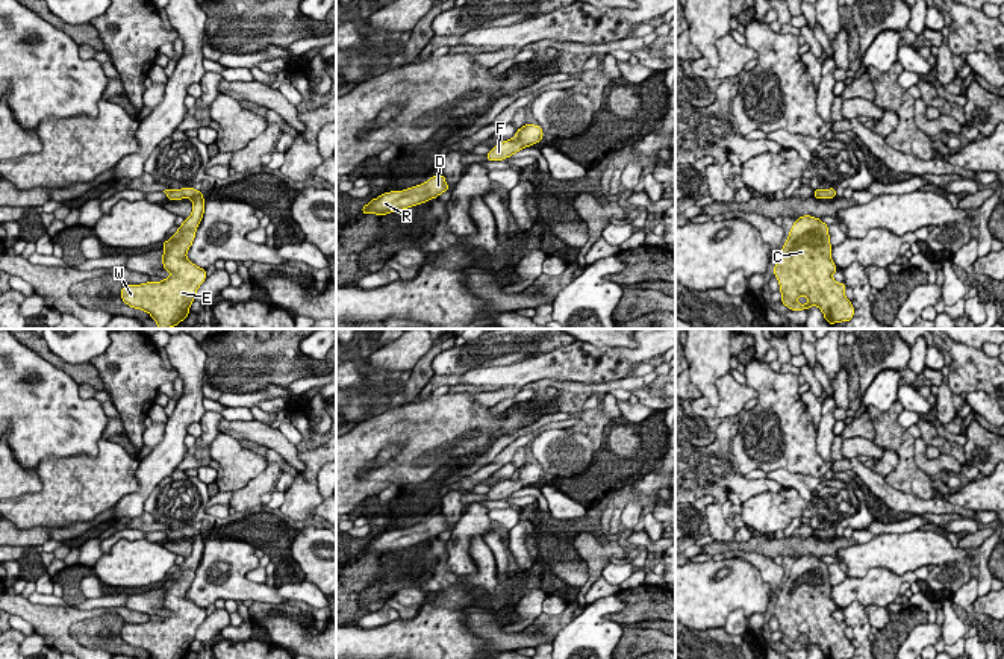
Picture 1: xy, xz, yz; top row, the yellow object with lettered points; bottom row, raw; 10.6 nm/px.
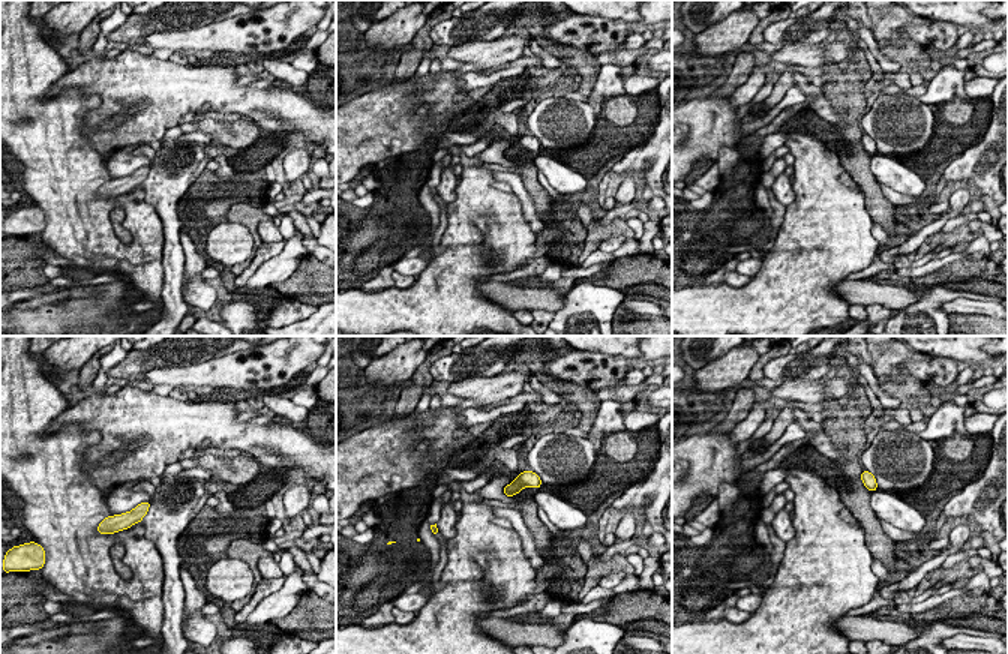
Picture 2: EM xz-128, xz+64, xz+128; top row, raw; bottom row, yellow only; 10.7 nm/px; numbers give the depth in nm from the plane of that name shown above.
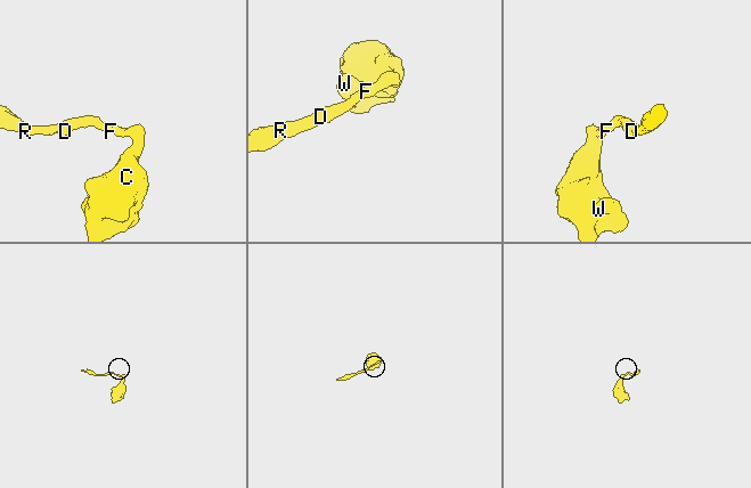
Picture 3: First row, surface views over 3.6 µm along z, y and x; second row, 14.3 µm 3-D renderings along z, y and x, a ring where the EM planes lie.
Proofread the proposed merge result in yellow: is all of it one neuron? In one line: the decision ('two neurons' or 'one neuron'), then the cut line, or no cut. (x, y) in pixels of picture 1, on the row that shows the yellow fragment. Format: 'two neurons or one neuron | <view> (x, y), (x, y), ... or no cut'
one neuron | no cut

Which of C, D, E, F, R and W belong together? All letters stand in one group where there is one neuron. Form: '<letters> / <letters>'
C D E F R W

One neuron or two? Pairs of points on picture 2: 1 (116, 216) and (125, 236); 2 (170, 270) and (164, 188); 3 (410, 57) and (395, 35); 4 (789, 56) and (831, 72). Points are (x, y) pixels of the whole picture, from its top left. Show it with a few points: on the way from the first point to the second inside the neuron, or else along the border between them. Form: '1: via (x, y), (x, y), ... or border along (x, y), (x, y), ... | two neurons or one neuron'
1: via (117, 221), (120, 231) | one neuron
2: via (171, 249), (171, 222), (167, 209) | one neuron
3: border along (428, 17), (410, 42) | two neurons
4: border along (836, 63), (827, 63), (821, 68) | two neurons

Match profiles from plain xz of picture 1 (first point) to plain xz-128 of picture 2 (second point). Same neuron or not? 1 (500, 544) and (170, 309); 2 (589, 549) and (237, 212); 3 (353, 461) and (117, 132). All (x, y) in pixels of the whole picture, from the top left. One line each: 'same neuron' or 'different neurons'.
1: same neuron
2: same neuron
3: same neuron

